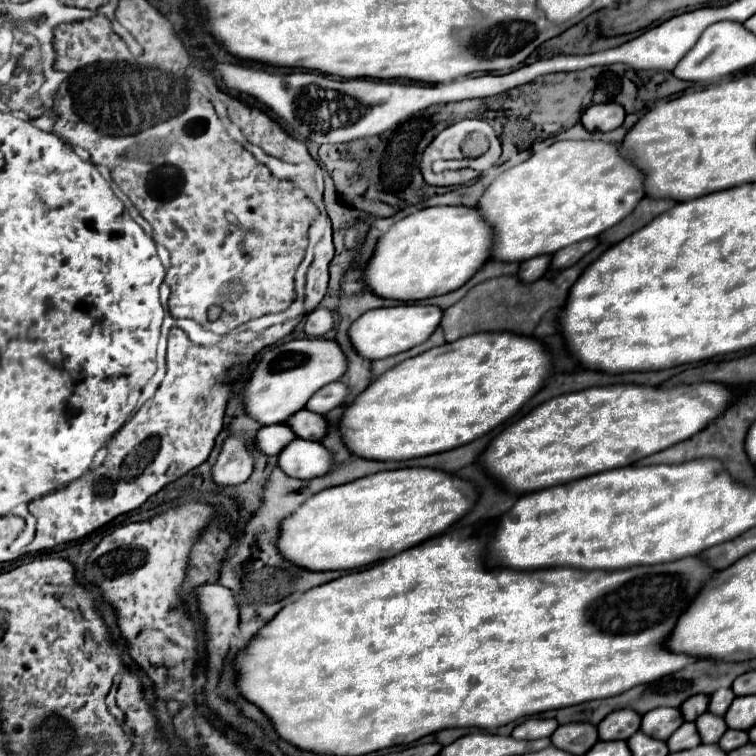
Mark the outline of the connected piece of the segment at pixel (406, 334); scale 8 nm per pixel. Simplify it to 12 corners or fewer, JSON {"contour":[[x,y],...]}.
{"contour":[[405,303],[371,309],[351,325],[361,357],[425,343],[443,309]]}

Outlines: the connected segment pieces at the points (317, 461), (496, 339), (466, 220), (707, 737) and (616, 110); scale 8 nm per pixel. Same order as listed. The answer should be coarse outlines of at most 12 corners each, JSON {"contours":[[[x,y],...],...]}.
{"contours":[[[295,439],[279,467],[295,479],[315,479],[333,467],[333,453]],[[473,333],[379,375],[341,419],[359,457],[451,451],[543,389],[541,341]],[[477,207],[421,209],[387,229],[369,289],[421,301],[489,259]],[[705,711],[695,725],[703,743],[717,743],[727,729],[725,719]],[[619,103],[591,105],[581,123],[589,131],[613,131],[623,125]]]}

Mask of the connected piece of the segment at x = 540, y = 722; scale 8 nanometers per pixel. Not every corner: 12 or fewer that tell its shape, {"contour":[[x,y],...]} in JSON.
{"contour":[[531,717],[519,723],[515,739],[551,737],[555,719]]}

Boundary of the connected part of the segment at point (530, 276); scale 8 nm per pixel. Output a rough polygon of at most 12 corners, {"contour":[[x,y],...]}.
{"contour":[[551,257],[521,263],[519,277],[533,283],[547,273]]}

